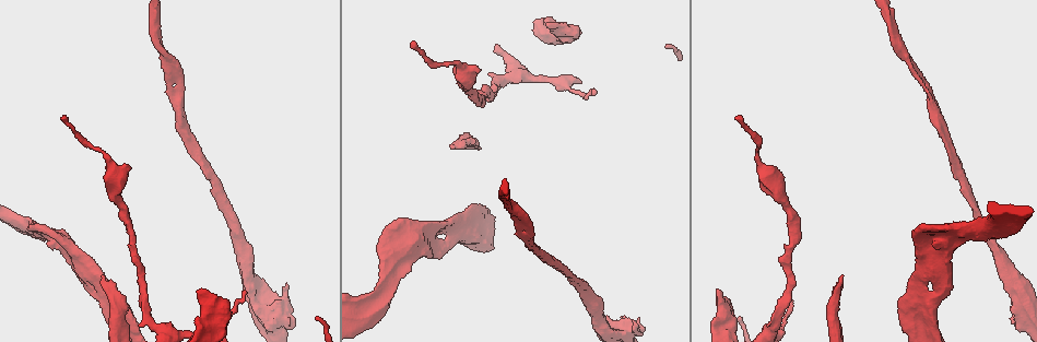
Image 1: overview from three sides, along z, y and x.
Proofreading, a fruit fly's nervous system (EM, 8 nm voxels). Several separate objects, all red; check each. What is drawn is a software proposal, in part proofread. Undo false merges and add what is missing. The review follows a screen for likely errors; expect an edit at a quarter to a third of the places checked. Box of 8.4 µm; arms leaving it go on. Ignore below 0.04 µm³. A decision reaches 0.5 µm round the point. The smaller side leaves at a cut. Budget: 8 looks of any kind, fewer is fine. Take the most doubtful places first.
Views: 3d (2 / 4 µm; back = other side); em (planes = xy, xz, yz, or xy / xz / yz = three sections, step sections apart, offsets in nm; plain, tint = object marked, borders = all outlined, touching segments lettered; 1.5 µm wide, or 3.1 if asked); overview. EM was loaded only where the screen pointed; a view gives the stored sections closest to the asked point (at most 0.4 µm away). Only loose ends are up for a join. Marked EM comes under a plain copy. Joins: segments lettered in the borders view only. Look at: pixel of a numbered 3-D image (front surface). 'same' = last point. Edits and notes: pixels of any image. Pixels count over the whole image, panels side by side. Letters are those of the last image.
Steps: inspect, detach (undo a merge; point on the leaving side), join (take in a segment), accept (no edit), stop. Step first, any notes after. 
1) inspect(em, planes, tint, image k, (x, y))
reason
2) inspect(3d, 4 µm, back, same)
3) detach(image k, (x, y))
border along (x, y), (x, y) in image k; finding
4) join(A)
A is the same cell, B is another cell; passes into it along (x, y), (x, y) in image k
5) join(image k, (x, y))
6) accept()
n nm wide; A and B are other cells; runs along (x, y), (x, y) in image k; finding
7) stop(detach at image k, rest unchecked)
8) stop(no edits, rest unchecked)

inspect(em, planes, borders, image 1, (133, 317))
branch stops here

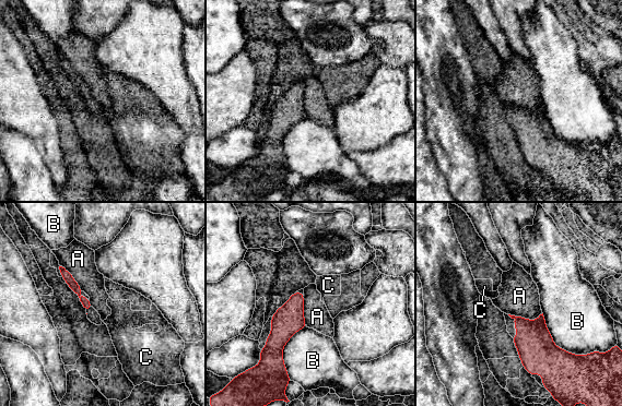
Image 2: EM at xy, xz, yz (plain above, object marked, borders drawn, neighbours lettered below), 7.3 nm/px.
accept()
A, B and C are other cells; border along (508, 313), (528, 319), (542, 313) in image 2; no lettered segment goes on from it

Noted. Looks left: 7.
inspect(3d, 2 µm, image 1, (148, 318))
thick turns thin

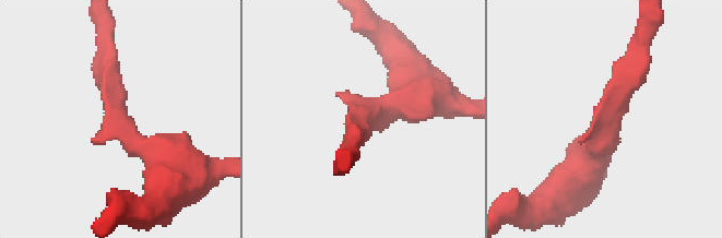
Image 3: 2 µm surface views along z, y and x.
inspect(em, yz, step 4, tint, image 3, (125, 122))
shape alone is not enough

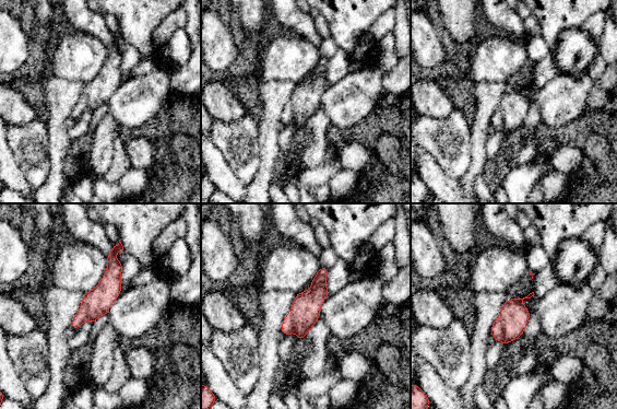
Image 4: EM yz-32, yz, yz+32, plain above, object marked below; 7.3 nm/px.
inspect(em, xy, step 8, borders, same)
another direction

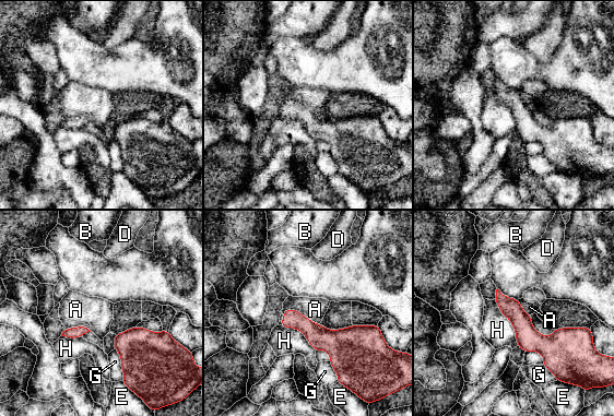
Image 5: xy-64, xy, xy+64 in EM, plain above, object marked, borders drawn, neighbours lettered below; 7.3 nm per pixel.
accept()
120 nm wide; A, B, D, E, G and H are other cells; border along (494, 299), (510, 322), (518, 345) in image 5; one cell here

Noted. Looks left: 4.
inspect(3d, 2 µm, image 1, (378, 246))
branch stops here

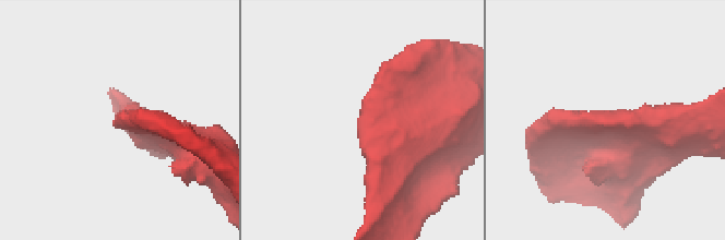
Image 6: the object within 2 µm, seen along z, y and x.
inspect(em, planes, tint, image 6, (118, 126))

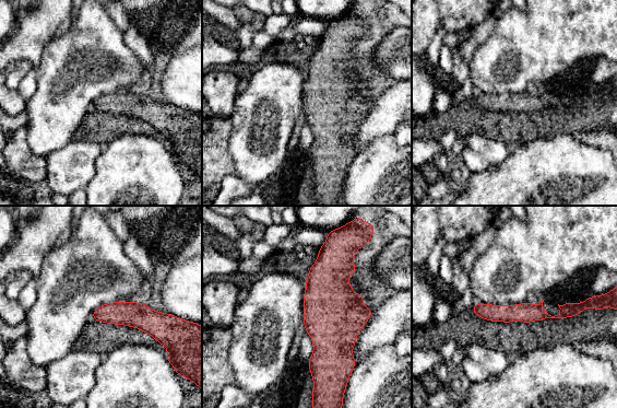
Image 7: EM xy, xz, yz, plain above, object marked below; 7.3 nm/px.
inspect(em, planes, borders, same)
see the neighbours

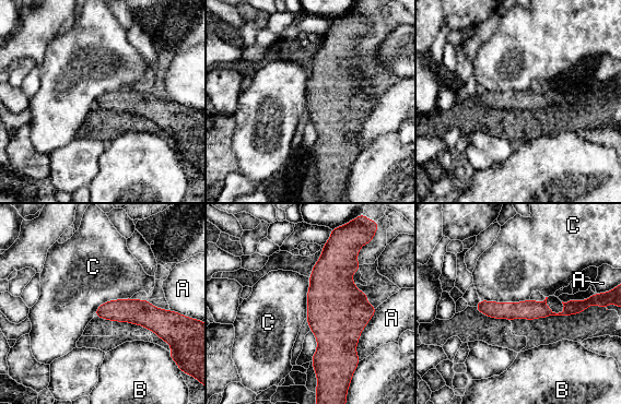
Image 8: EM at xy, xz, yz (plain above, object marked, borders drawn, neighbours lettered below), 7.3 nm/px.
accept()
A, B and C are other cells; runs along (585, 304), (562, 313), (479, 307) in image 8; none of them fits

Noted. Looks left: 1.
stop(no edits, rest unchecked)

